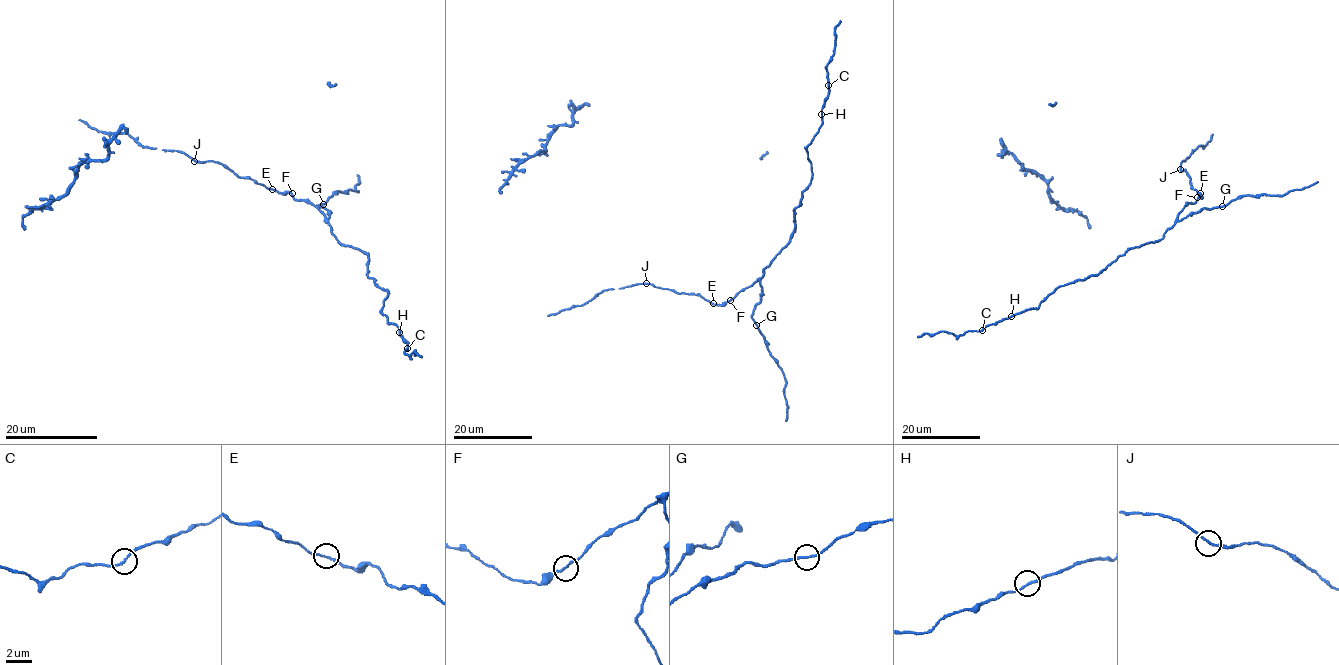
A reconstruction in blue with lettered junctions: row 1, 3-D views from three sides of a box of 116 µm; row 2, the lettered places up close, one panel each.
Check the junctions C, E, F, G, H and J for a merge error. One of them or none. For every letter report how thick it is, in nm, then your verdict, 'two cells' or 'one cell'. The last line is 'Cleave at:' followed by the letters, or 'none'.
C: calibre 150 nm; one cell
E: calibre 150 nm; one cell
F: calibre 140 nm; one cell
G: calibre 150 nm; one cell
H: calibre 160 nm; one cell
J: calibre 150 nm; one cell
Cleave at: none

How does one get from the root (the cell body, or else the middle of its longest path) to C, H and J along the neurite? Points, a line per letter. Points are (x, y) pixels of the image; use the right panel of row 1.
C: (1197, 197), (1184, 207), (1160, 240), (1128, 249), (1097, 274), (1058, 286), (1038, 308), (982, 330)
H: (1197, 197), (1184, 207), (1160, 240), (1128, 249), (1097, 274), (1060, 285), (1038, 308), (1011, 316)
J: (1197, 197), (1202, 196), (1192, 188), (1186, 170), (1181, 170)

